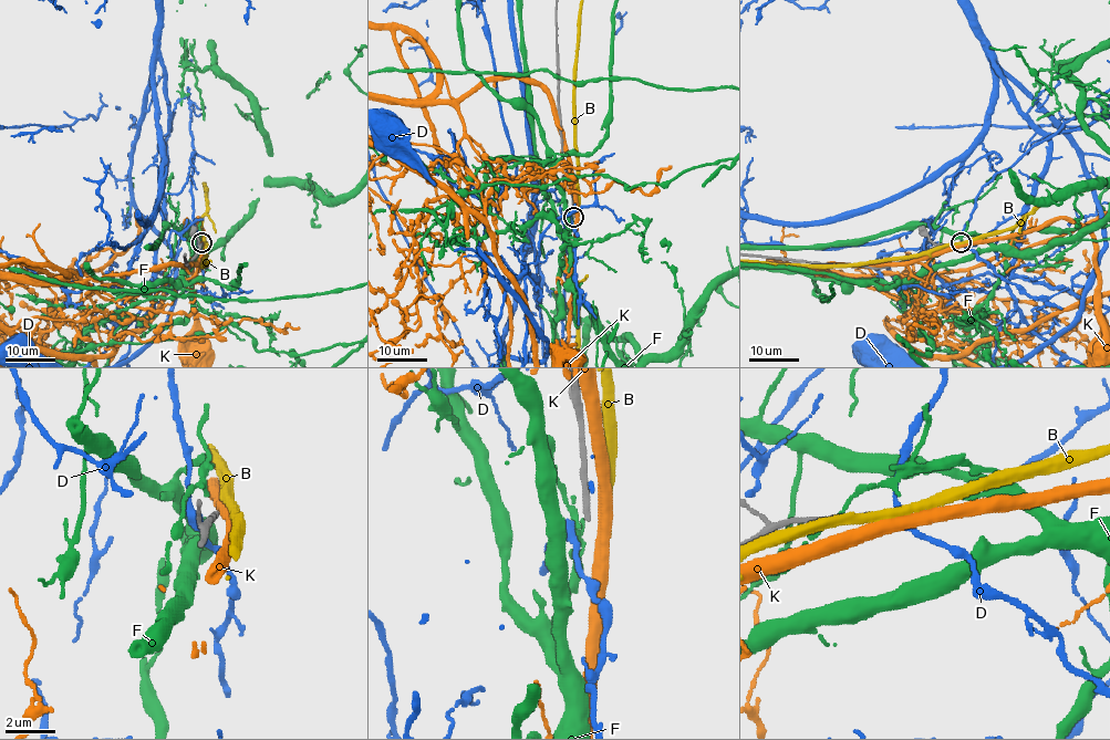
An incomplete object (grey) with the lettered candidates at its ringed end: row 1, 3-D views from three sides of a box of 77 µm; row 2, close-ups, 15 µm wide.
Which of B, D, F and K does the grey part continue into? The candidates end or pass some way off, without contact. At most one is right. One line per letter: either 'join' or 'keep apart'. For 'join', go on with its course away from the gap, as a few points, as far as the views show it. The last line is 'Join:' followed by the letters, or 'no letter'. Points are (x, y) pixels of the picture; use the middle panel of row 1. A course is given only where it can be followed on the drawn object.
B: keep apart
D: keep apart
F: keep apart
K: keep apart
Join: no letter

